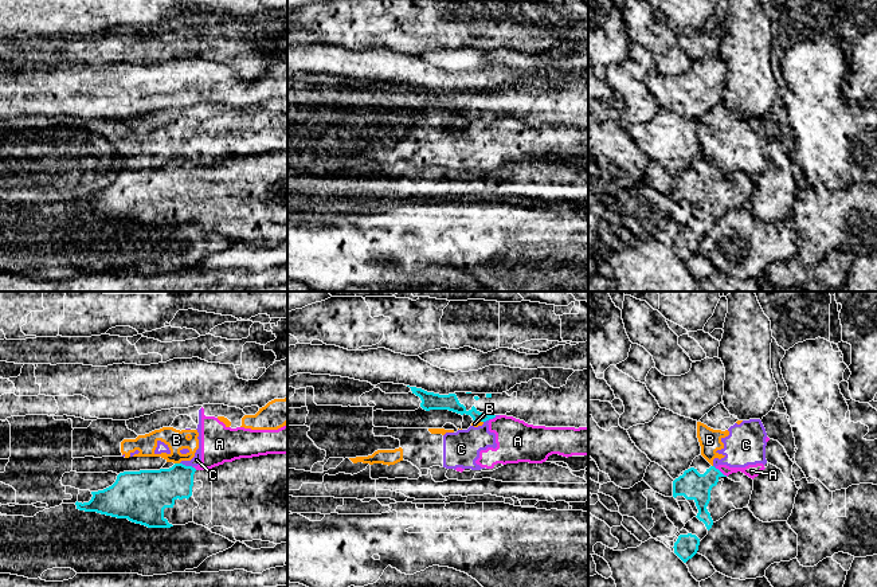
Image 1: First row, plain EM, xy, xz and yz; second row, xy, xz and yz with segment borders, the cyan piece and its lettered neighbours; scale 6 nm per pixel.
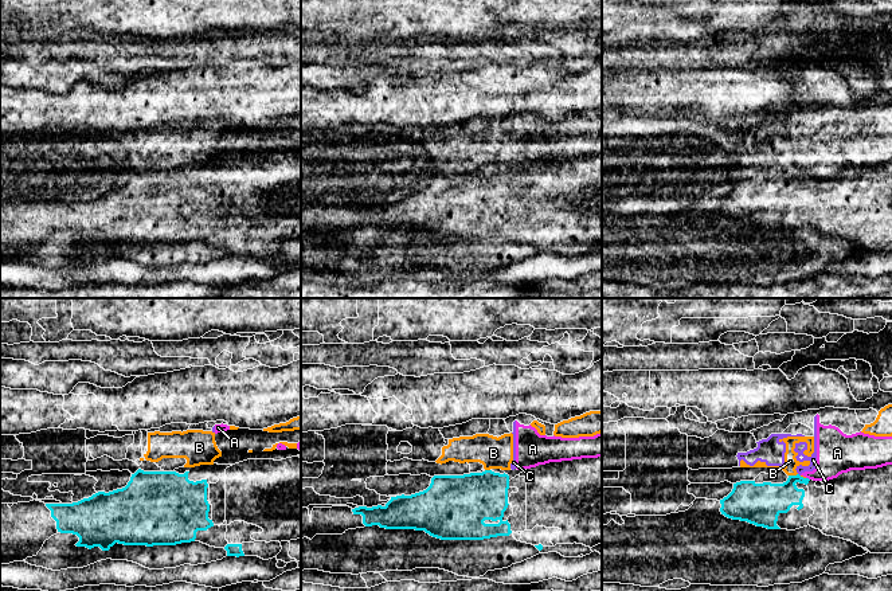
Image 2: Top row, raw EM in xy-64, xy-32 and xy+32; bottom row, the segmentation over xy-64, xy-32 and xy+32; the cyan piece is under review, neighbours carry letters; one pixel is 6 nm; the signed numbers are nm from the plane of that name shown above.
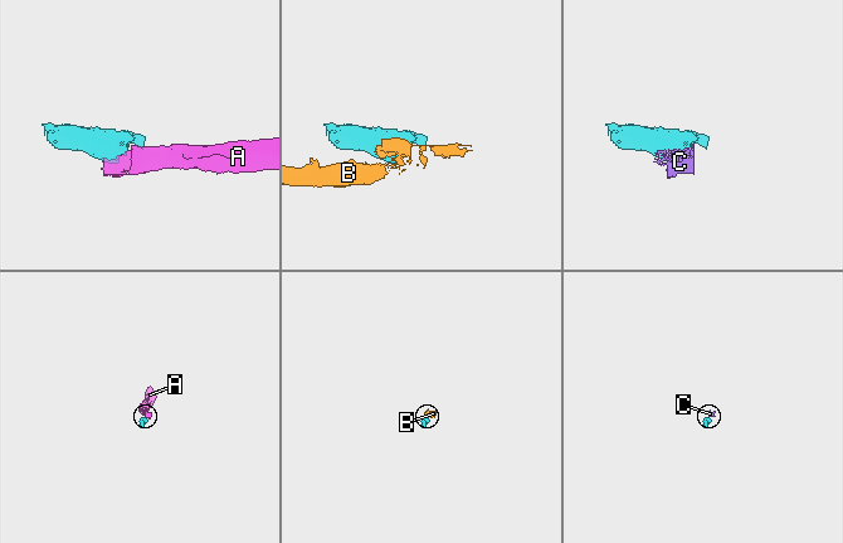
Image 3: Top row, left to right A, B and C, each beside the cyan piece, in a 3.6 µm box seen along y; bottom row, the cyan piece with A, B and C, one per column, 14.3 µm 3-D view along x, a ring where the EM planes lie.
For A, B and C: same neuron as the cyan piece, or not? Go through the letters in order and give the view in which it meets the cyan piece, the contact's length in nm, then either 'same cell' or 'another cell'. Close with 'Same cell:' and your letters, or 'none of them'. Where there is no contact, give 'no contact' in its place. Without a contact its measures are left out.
A: contact in yz; length 90 nm; another cell
B: contact in xy; length 30 nm; another cell
C: contact in xy; length 90 nm; another cell
Same cell: none of them

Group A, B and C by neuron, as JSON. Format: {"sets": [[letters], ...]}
{"sets": [["A", "B", "C"]]}

